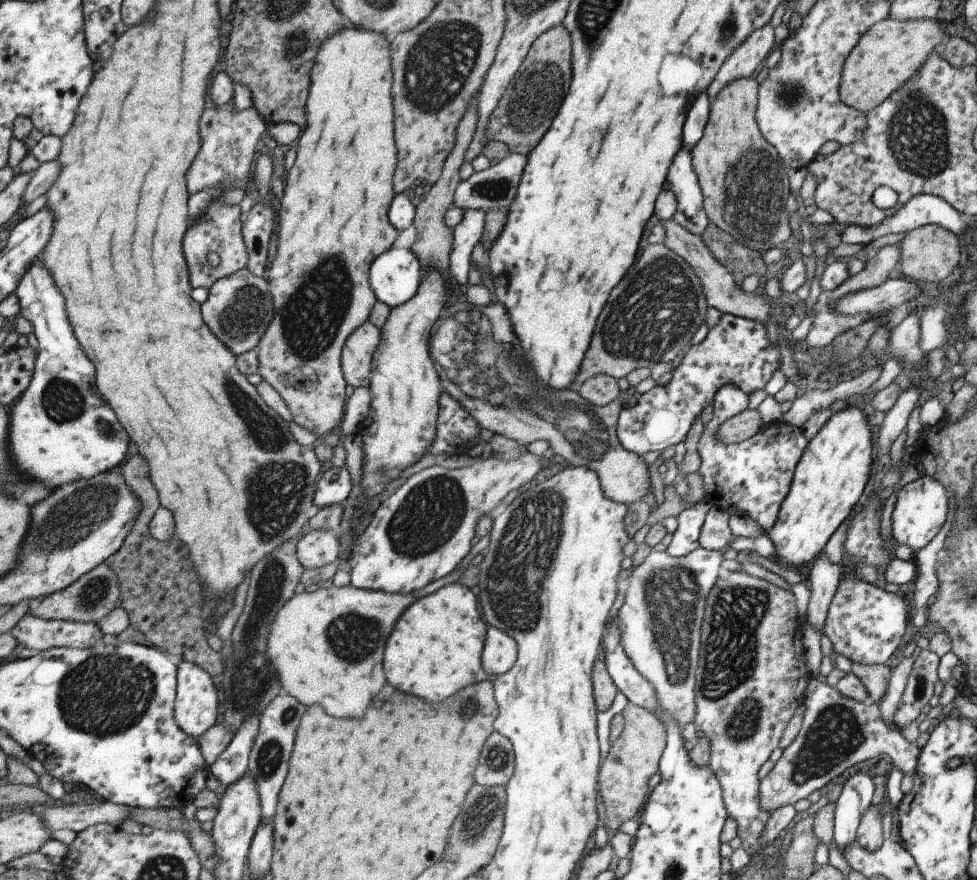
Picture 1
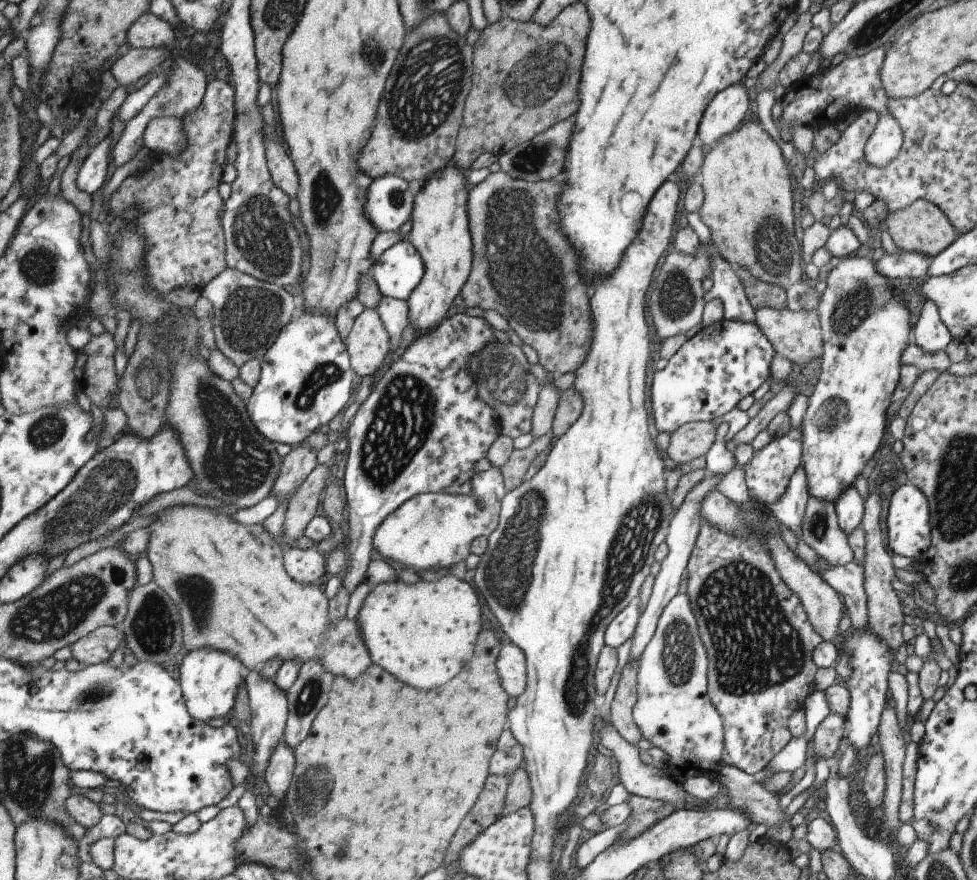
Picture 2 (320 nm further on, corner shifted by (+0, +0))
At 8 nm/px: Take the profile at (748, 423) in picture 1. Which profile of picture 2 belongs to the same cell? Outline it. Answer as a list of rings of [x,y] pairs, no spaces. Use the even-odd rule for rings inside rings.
[[[705,421],[684,424],[669,434],[664,455],[677,465],[705,454],[713,442],[715,429],[715,425]]]

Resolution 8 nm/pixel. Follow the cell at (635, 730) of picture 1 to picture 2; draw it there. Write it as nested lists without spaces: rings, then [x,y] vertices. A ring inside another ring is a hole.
[[[638,658],[629,659],[621,671],[609,706],[608,720],[612,727],[629,743],[633,744],[641,736],[632,719],[632,708],[636,701],[636,670]]]

